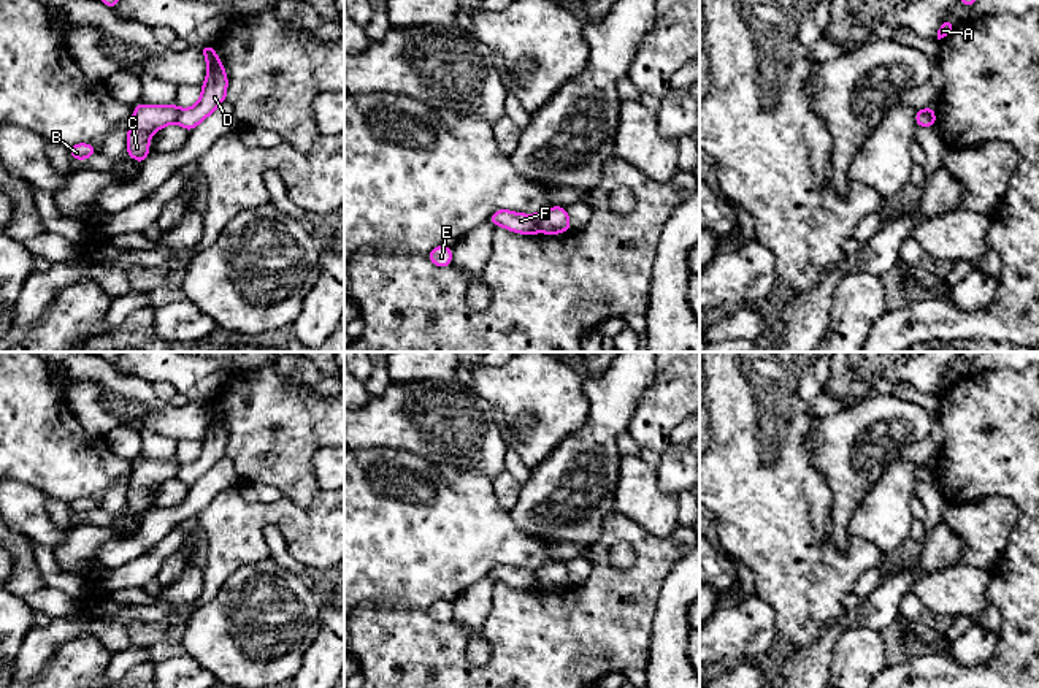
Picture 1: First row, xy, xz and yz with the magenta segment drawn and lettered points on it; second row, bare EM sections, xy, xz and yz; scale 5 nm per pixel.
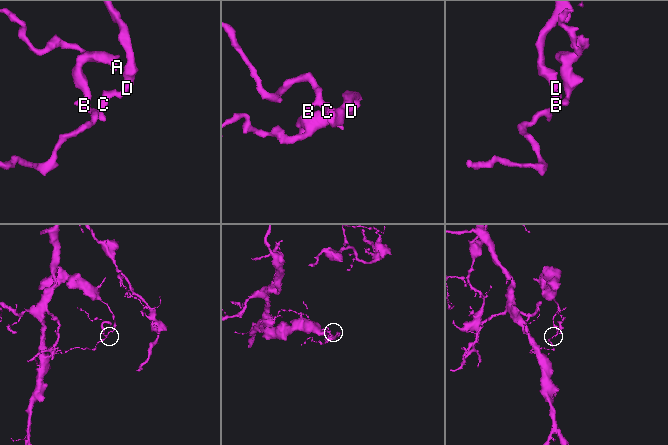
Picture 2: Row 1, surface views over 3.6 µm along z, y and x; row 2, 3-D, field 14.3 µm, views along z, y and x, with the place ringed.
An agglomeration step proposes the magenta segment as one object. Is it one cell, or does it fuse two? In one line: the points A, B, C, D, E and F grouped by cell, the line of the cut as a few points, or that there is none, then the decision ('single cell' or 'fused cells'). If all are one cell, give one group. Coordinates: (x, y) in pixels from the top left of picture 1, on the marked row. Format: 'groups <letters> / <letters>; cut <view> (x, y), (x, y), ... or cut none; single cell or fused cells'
groups A B C E F / D; cut xz (533, 216), (538, 230); fused cells

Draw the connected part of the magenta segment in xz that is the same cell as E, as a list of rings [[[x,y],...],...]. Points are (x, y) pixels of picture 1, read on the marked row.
[[[436,246],[435,249],[431,249],[427,254],[428,260],[439,266],[439,268],[446,268],[452,265],[452,247],[447,246]]]

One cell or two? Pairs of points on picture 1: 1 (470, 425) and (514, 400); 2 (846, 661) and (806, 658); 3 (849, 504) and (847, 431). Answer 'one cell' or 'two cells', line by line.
1: two cells
2: two cells
3: one cell

